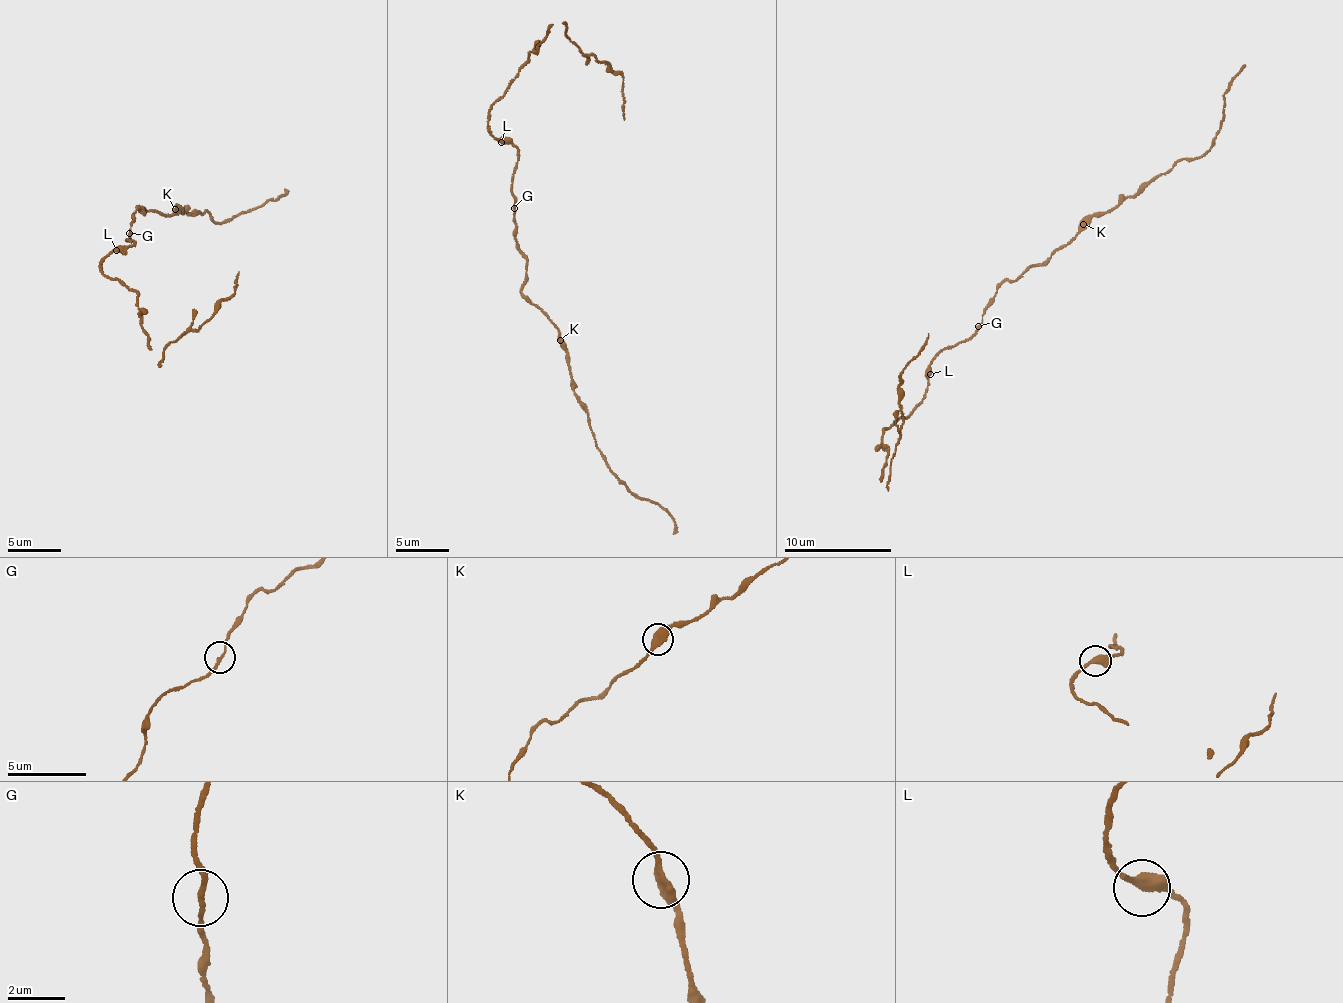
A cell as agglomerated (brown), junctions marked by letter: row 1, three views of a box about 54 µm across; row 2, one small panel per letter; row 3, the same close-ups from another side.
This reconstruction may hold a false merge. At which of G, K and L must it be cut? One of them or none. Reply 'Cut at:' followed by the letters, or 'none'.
Cut at: none

